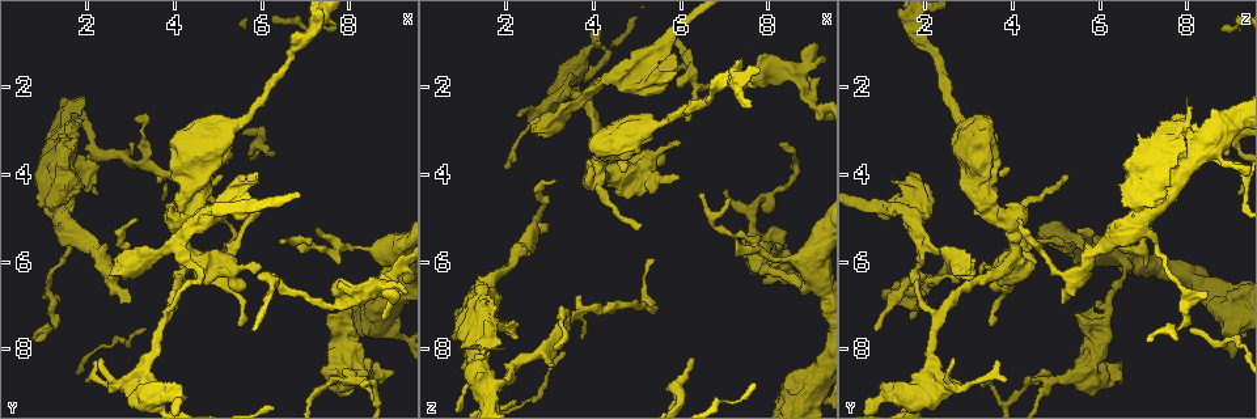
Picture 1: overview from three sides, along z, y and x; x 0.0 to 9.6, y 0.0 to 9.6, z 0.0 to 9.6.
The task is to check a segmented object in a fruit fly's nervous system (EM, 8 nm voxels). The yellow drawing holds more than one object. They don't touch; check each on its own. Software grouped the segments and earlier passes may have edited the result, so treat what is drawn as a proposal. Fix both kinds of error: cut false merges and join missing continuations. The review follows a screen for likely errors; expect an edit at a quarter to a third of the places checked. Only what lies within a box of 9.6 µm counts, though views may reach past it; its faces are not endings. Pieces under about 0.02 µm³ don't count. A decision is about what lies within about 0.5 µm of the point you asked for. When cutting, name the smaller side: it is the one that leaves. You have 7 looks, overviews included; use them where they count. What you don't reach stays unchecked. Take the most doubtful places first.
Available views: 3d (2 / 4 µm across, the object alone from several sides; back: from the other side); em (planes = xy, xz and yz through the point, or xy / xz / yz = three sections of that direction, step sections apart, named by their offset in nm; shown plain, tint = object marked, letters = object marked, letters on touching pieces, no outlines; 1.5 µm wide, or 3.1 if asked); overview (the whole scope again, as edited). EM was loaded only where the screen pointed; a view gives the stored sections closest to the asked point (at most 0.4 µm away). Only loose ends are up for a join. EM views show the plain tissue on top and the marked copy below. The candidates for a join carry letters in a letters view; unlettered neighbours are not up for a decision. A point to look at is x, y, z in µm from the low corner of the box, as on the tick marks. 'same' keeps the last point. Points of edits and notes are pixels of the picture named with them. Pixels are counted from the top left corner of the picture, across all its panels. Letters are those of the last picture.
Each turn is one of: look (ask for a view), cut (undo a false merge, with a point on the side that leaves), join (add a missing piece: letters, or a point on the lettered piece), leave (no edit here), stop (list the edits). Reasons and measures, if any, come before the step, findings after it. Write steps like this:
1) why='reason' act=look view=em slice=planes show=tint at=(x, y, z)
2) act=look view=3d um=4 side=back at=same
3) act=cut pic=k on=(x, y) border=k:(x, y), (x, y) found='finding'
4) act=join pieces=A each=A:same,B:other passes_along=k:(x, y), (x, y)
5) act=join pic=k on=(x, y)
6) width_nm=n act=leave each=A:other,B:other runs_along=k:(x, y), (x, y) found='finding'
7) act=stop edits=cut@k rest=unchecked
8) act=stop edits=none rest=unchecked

why='a fork' act=look view=em slice=planes show=tint at=(3.85, 7.25, 2.35)

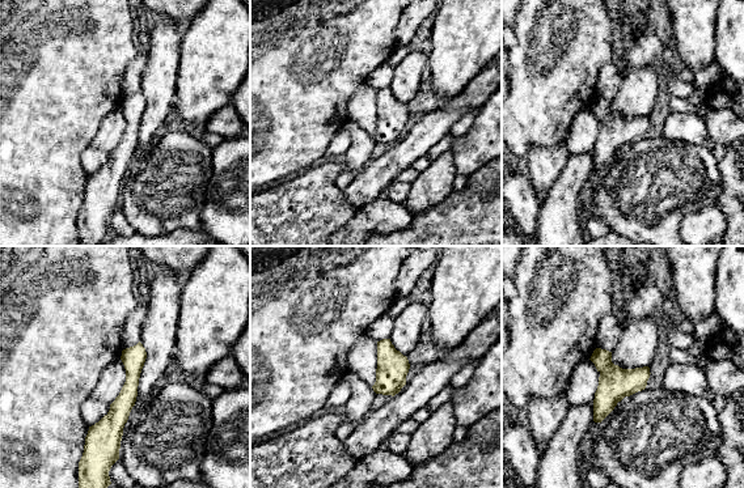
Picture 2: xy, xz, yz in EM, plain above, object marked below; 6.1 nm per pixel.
act=look view=em slice=planes show=letters at=same

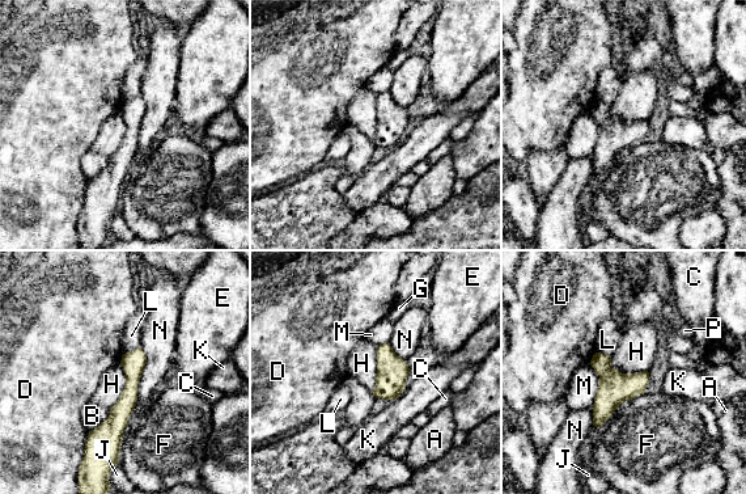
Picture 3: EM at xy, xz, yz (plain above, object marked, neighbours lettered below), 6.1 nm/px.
width_nm=190 act=leave each=A:other,B:other,C:other,D:other,E:other,F:other,G:other,H:other,J:other,K:other,L:other,M:other,N:other,P:other border=3:(644, 392), (593, 426) found='continuous, no second neuron'

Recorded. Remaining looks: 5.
why='a narrow waist' act=look view=em slice=planes show=letters at=(1.25, 3.60, 8.30)

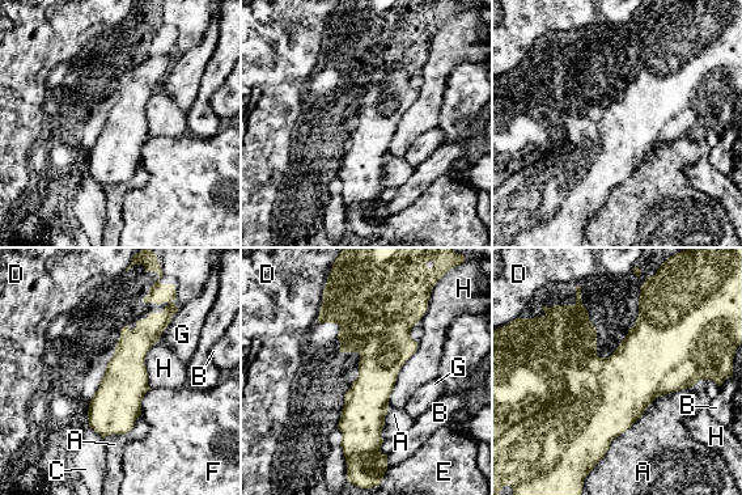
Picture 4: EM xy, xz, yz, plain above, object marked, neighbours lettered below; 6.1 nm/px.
act=leave each=A:other,B:other,C:other,D:other,E:other,F:other,G:other,H:other runs_along=4:(361, 325), (369, 341), (372, 482) found='all the same neuron'

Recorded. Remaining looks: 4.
why='branch stops here' act=look view=3d um=2 at=(3.00, 6.90, 5.15)

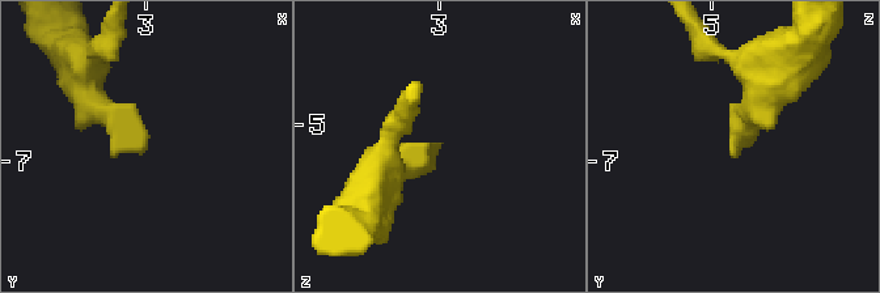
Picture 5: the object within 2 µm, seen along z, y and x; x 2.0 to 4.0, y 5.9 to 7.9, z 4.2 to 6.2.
act=look view=em slice=planes show=letters at=(3.00, 6.90, 5.10)

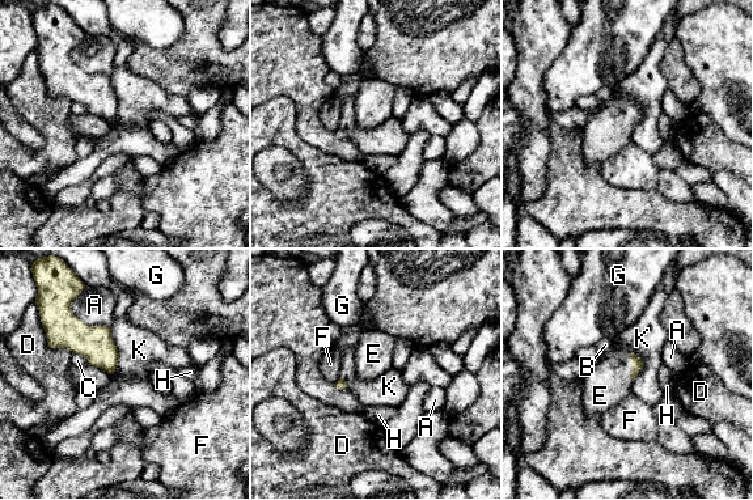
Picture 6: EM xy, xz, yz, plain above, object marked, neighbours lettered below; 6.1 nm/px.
act=join pieces=E each=A:other,B:other,C:other,D:other,E:same,F:other,G:other,H:other,K:other found='the neuron continues'

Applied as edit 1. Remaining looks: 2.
act=stop edits=join@6 rest=unchecked

